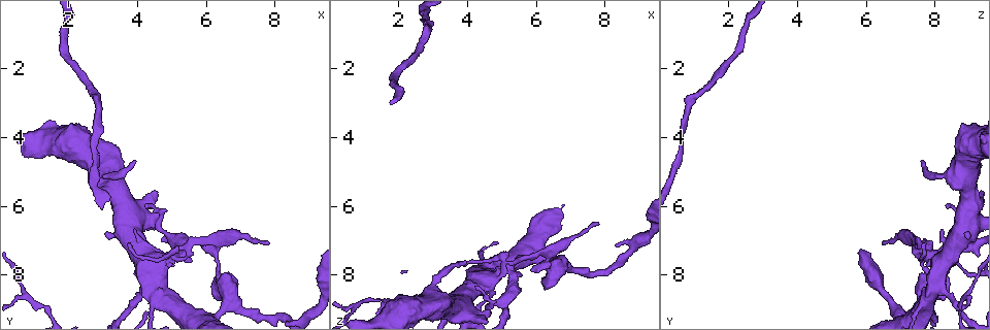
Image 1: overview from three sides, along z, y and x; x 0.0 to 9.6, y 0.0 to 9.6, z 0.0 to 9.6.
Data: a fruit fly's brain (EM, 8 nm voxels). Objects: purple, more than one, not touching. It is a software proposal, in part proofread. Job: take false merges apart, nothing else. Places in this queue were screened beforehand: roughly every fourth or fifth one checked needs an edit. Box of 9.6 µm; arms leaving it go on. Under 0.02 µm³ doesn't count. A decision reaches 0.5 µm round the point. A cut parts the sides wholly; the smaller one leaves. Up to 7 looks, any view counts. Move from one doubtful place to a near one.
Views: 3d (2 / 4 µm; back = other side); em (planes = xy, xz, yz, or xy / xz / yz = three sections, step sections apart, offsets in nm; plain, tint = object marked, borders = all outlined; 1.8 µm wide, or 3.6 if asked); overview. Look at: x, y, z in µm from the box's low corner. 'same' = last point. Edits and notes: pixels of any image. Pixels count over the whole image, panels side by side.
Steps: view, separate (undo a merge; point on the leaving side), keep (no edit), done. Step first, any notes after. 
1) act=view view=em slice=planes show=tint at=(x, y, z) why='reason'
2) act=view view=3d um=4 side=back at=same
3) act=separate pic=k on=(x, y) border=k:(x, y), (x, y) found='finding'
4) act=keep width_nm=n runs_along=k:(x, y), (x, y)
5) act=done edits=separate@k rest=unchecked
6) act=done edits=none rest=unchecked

act=view view=em slice=planes show=tint at=(2.85, 4.10, 0.65) why='thin neck'

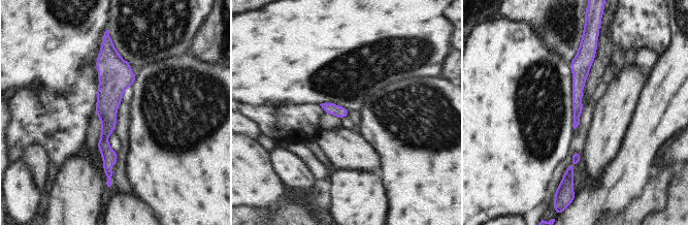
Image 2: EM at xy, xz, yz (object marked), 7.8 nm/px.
act=keep width_nm=80 runs_along=2:(110, 52), (104, 133), (108, 174) found='all the same cell'

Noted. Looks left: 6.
act=view view=3d um=4 at=(4.60, 7.70, 8.15) why='branch point'

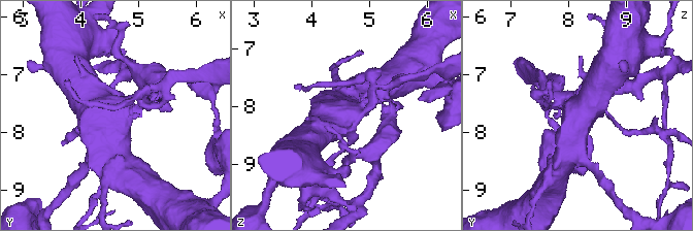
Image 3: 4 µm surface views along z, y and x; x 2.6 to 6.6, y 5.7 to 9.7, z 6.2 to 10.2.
act=view view=em um=3.6 slice=xz step=16 show=tint at=(4.65, 7.65, 8.15)

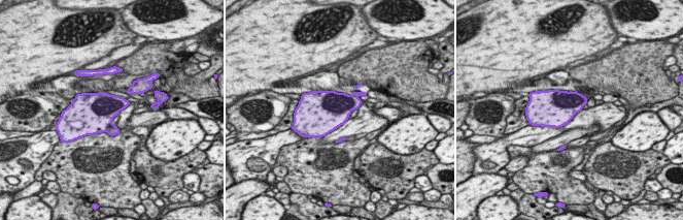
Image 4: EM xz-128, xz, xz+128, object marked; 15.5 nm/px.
act=view view=em um=3.6 slice=planes show=borders at=same why='cut it another way'

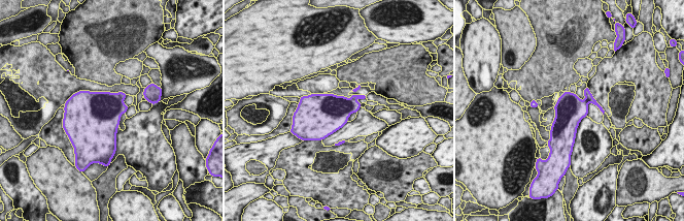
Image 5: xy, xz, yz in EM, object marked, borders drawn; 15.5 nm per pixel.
act=separate pic=5 on=(122, 95) border=5:(116, 93), (123, 100) found='a second cell is stuck on'

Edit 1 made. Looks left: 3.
act=done edits=separate@5 rest=unchecked

